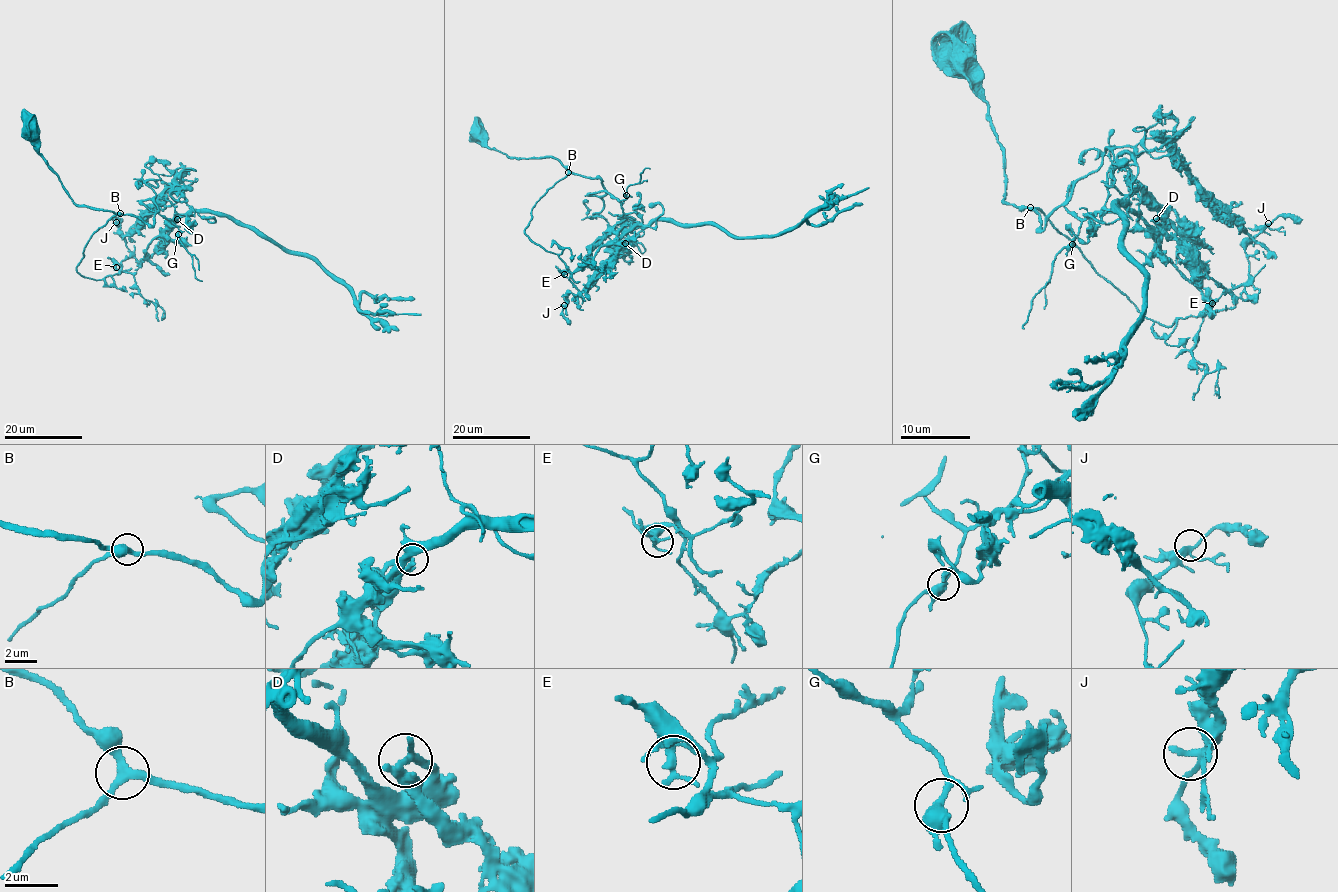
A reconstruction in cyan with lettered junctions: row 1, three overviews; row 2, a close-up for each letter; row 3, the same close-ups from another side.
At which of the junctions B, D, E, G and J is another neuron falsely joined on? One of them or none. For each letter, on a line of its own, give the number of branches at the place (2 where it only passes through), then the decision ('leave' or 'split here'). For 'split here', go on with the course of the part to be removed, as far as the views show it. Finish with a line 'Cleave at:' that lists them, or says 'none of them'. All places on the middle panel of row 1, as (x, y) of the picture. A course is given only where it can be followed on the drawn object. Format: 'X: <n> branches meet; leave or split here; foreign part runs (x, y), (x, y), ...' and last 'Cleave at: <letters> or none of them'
B: 3 branches meet; leave
D: 3 branches meet; split here; foreign part runs (625, 243), (617, 242), (636, 226), (655, 221), (714, 224), (736, 236), (776, 236), (809, 213), (869, 187)
E: 3 branches meet; leave
G: 3 branches meet; leave
J: 3 branches meet; leave
Cleave at: D

